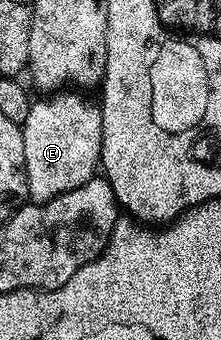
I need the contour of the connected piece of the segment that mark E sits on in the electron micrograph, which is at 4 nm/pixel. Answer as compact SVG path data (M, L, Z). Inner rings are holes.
M59 90L43 95L43 100L35 99L28 110L28 118L24 118L22 123L29 199L35 204L43 204L45 200L68 194L68 190L76 190L76 186L84 186L84 182L95 179L99 171L102 158L102 110L95 101L93 104L78 92L81 91Z

